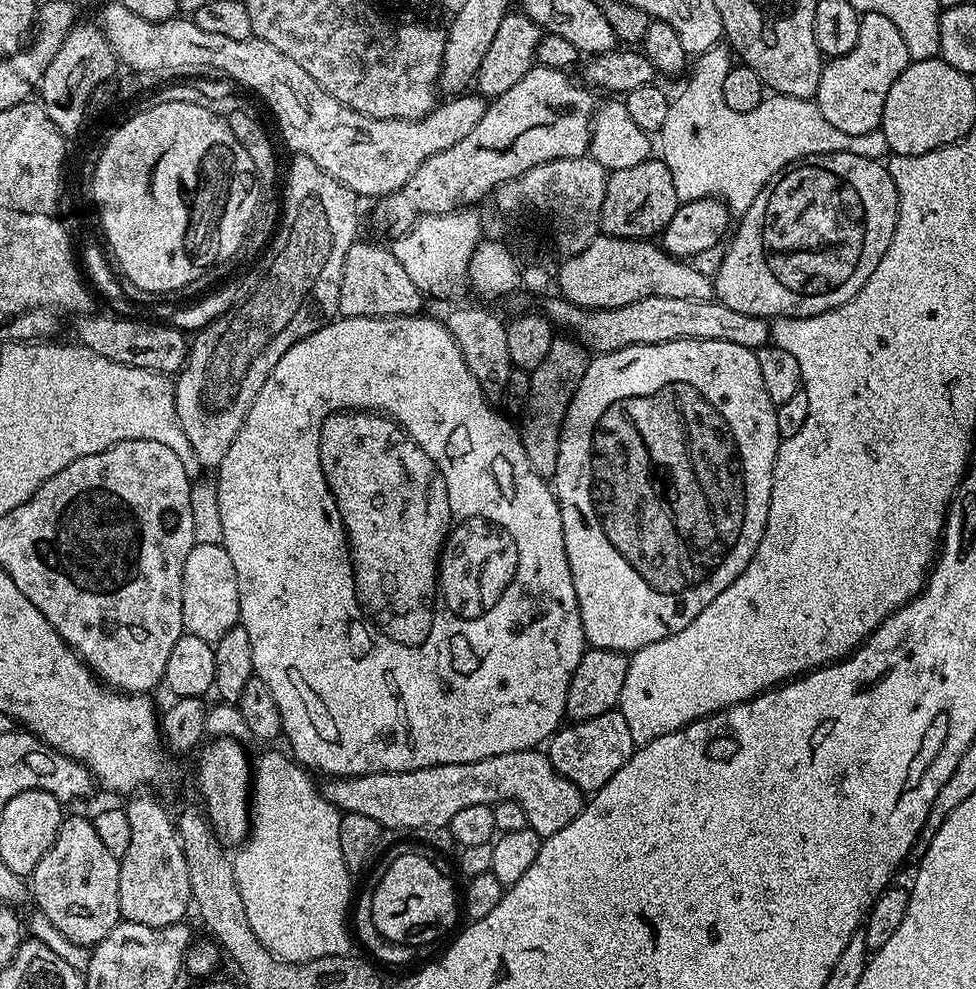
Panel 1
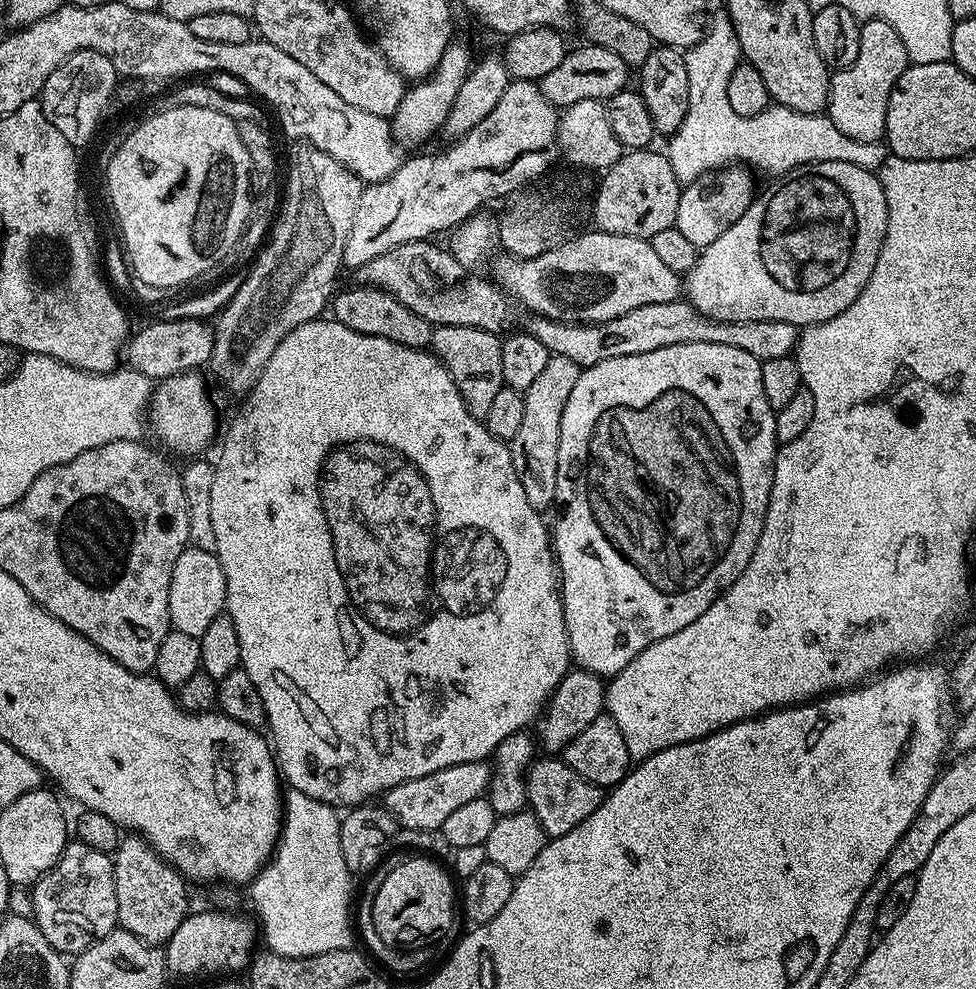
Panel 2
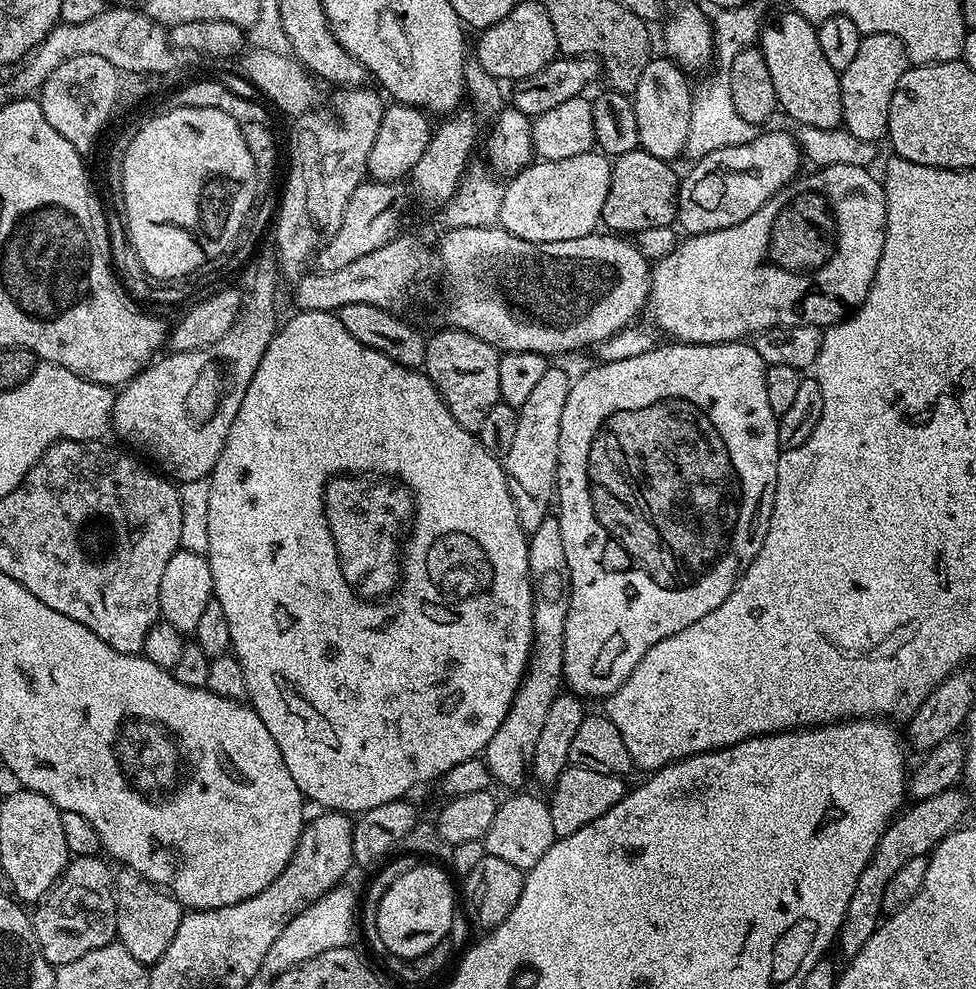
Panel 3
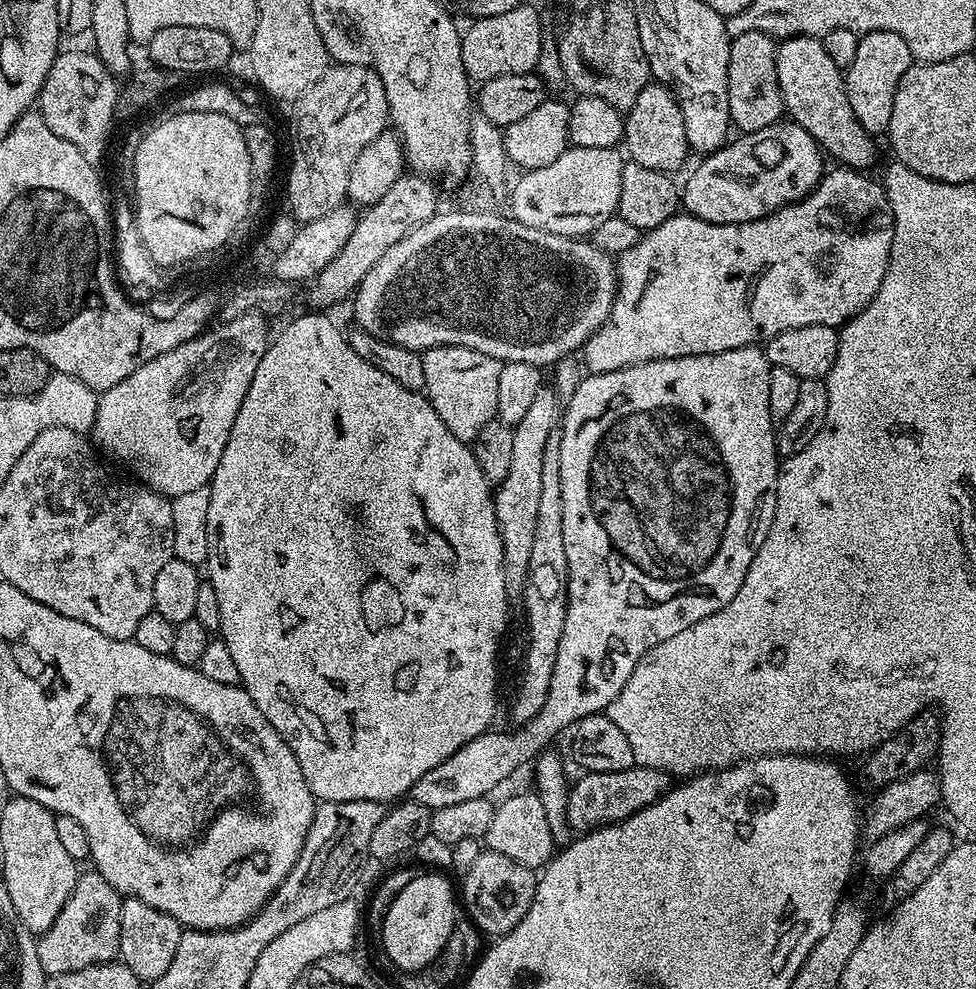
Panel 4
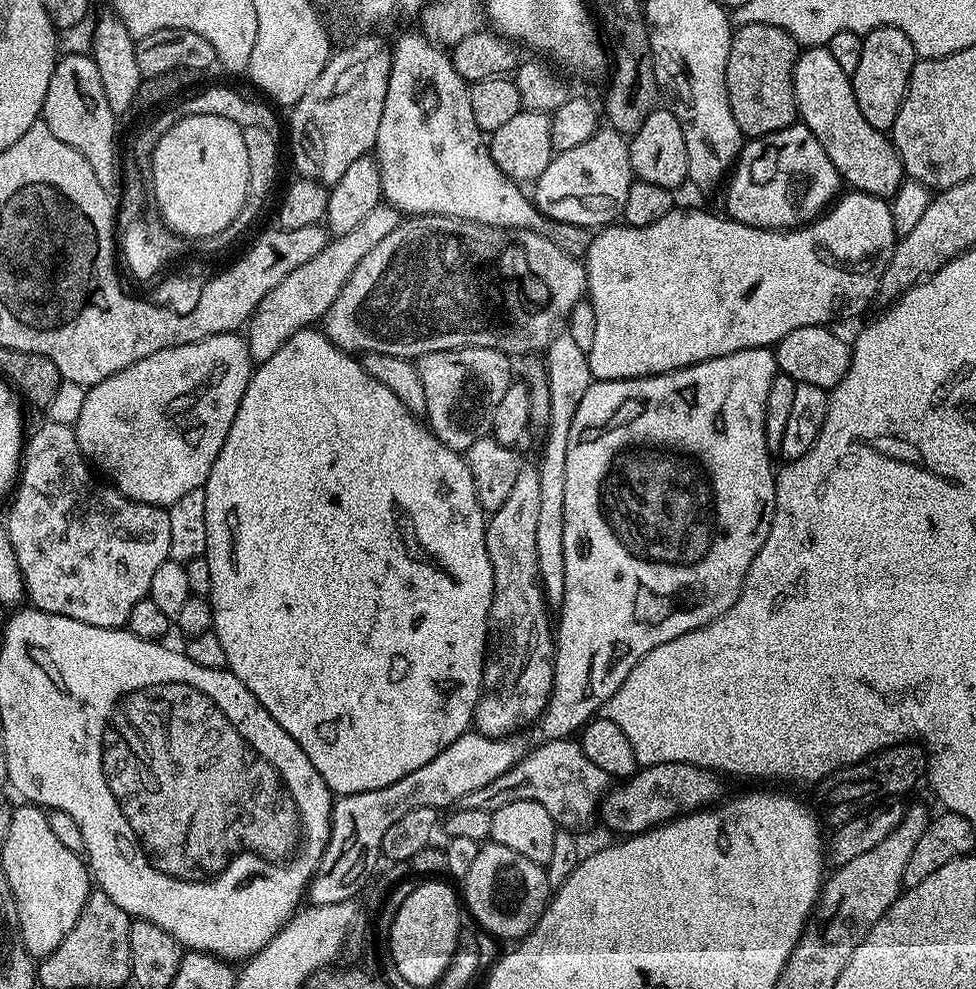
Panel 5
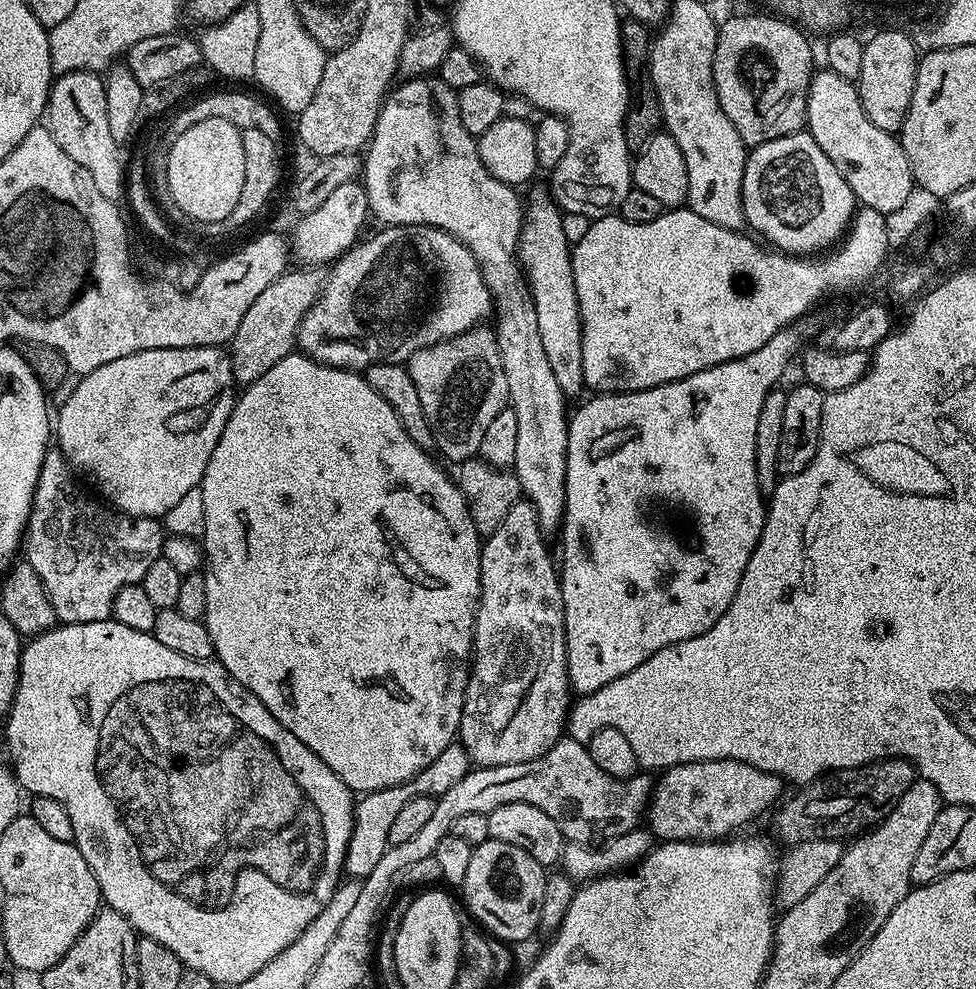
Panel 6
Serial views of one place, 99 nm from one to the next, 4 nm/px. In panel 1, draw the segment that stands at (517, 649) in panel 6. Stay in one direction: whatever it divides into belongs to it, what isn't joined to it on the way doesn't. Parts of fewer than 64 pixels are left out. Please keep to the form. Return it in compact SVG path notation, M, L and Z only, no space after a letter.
M553 339L550 354L542 358L538 367L531 369L530 394L528 403L523 409L524 425L519 425L520 441L526 450L526 458L530 458L530 466L539 476L552 478L558 466L558 450L560 449L560 431L564 428L564 419L568 417L568 407L586 374L590 363L590 353L579 340Z

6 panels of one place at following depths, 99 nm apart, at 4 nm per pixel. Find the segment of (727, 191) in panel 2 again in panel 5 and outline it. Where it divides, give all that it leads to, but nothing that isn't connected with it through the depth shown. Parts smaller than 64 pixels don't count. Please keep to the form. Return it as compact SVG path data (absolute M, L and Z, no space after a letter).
M794 122L788 128L749 139L741 147L740 156L726 180L728 193L724 196L723 211L746 226L763 228L769 224L777 230L798 228L796 220L807 224L804 192L824 192L824 176L832 176L835 169L818 138L814 138L803 122Z

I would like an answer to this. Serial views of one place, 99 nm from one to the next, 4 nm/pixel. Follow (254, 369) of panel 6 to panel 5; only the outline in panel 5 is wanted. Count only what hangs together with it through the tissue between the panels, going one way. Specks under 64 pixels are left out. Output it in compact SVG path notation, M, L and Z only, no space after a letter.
M381 202L366 214L366 218L362 218L362 222L358 222L358 226L354 226L354 230L350 230L350 234L329 239L326 247L318 250L310 262L302 262L298 270L290 270L290 274L286 274L286 278L282 278L282 282L262 298L246 325L246 339L253 361L270 359L291 336L304 328L319 325L330 306L334 306L334 298L342 294L342 286L346 286L358 262L362 262L362 258L366 258L366 254L370 254L370 250L374 250L390 230L397 228L401 219L401 212L387 202Z

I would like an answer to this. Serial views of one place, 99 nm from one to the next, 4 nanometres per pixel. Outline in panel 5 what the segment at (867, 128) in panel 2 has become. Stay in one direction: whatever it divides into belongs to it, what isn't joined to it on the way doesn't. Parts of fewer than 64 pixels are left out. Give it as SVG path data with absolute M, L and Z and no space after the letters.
M876 28L864 36L862 59L858 62L858 70L854 70L851 76L852 89L858 110L862 110L862 118L866 118L866 122L870 122L870 126L879 132L887 133L894 126L894 118L898 118L898 110L902 110L912 67L916 65L917 59L910 38L906 38L902 30Z

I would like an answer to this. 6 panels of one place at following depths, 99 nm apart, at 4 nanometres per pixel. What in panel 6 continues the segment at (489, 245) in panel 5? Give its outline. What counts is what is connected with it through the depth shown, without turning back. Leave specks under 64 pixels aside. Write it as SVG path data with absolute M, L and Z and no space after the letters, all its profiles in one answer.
M406 224L403 226L384 226L379 229L381 232L373 234L369 240L361 239L352 245L339 260L331 265L327 273L324 289L320 291L319 298L310 306L310 310L302 318L300 323L300 334L298 337L298 348L305 356L318 361L319 364L329 364L332 368L346 368L349 370L363 370L371 364L399 364L406 362L418 350L429 348L439 344L441 340L449 340L470 329L483 325L484 320L493 315L494 298L482 278L480 264L474 258L474 254L454 234L450 234L441 228L435 228L429 224Z

